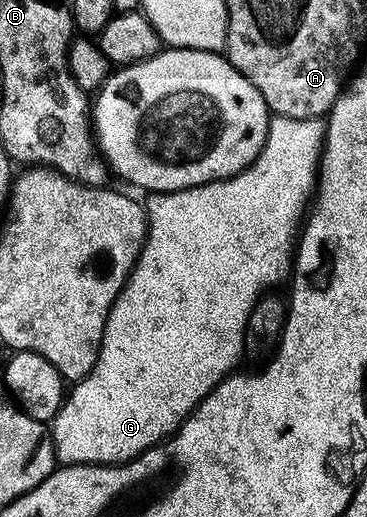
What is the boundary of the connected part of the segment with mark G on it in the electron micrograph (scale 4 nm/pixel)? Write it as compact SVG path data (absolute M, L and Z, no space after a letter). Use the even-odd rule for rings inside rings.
M274 116L270 119L268 137L260 156L246 170L241 170L231 178L221 178L218 182L209 182L203 186L193 186L183 190L174 190L171 194L151 193L145 199L146 208L146 242L138 257L138 263L128 276L118 299L110 305L108 320L102 337L102 347L98 353L96 364L89 374L79 382L73 383L74 390L65 395L62 406L52 421L52 437L57 461L62 464L121 464L129 462L150 450L158 443L166 441L193 410L198 409L202 399L222 383L223 378L235 369L234 366L243 357L245 344L245 328L249 314L255 302L265 295L277 282L285 283L292 270L294 251L300 237L300 227L308 213L312 195L316 190L322 144L326 140L326 123L322 118L283 118Z

